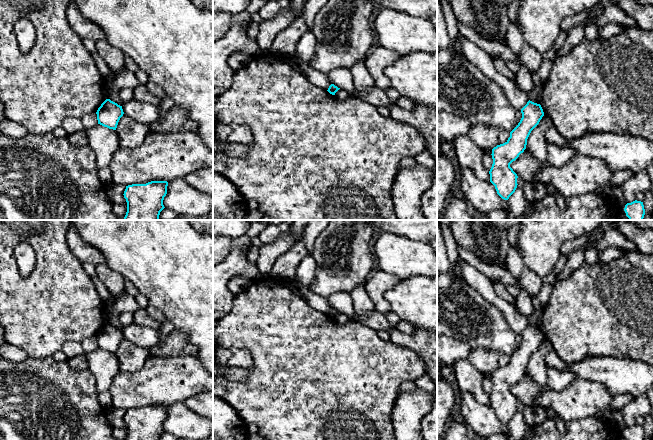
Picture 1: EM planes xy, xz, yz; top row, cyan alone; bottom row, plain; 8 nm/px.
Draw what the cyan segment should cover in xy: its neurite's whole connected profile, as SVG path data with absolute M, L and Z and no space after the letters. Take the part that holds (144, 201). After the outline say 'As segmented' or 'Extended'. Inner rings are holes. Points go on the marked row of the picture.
M167 181L126 186L123 194L127 202L124 220L160 220L160 212L165 208L163 200L167 186Z. As segmented

